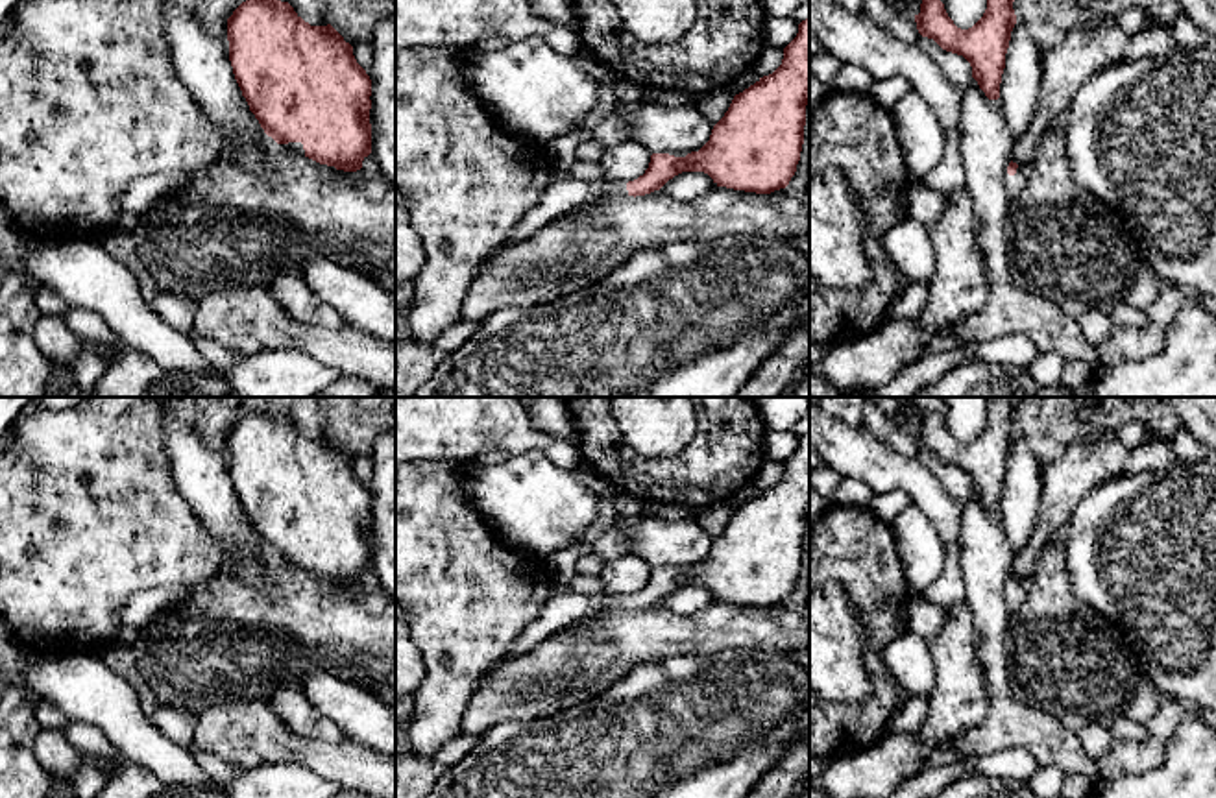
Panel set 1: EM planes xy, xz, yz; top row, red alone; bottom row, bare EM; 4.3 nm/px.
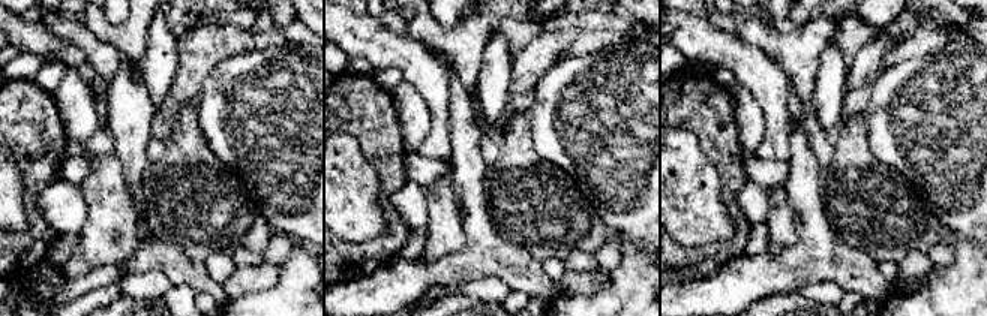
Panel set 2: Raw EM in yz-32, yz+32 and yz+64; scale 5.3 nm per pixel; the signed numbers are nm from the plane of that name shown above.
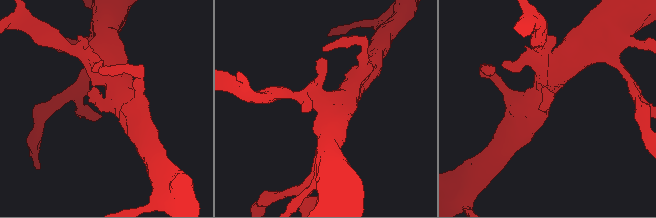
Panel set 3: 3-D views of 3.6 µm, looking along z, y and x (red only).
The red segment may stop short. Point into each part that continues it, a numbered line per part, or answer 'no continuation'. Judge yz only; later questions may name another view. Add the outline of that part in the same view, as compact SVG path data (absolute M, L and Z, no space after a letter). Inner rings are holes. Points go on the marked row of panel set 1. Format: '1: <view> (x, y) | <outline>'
1: yz (1015, 183) | M1018 166L1015 175L1007 174L1005 168L1005 190L1009 192L1011 198L1016 198L1028 183L1028 168Z

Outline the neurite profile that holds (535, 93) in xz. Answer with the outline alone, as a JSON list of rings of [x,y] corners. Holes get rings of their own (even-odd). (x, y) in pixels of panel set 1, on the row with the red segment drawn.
[[[532,35],[493,54],[460,52],[462,79],[484,102],[499,127],[536,148],[573,131],[599,102],[599,85],[575,55],[554,52],[547,39]]]

